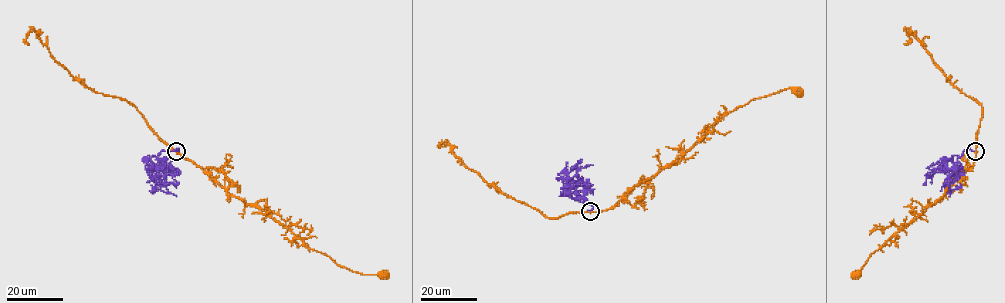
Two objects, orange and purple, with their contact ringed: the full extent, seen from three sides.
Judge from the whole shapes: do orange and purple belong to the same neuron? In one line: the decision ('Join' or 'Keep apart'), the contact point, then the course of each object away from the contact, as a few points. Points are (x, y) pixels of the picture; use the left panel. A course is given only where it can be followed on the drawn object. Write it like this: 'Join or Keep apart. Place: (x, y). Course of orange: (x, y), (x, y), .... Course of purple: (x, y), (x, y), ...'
Keep apart. Place: (176, 151). Course of orange: (176, 151), (208, 173), (229, 193), (264, 209), (310, 248), (363, 274), (388, 275). Course of purple: (176, 151), (161, 151), (157, 156), (149, 158), (154, 168), (174, 175), (177, 172)

